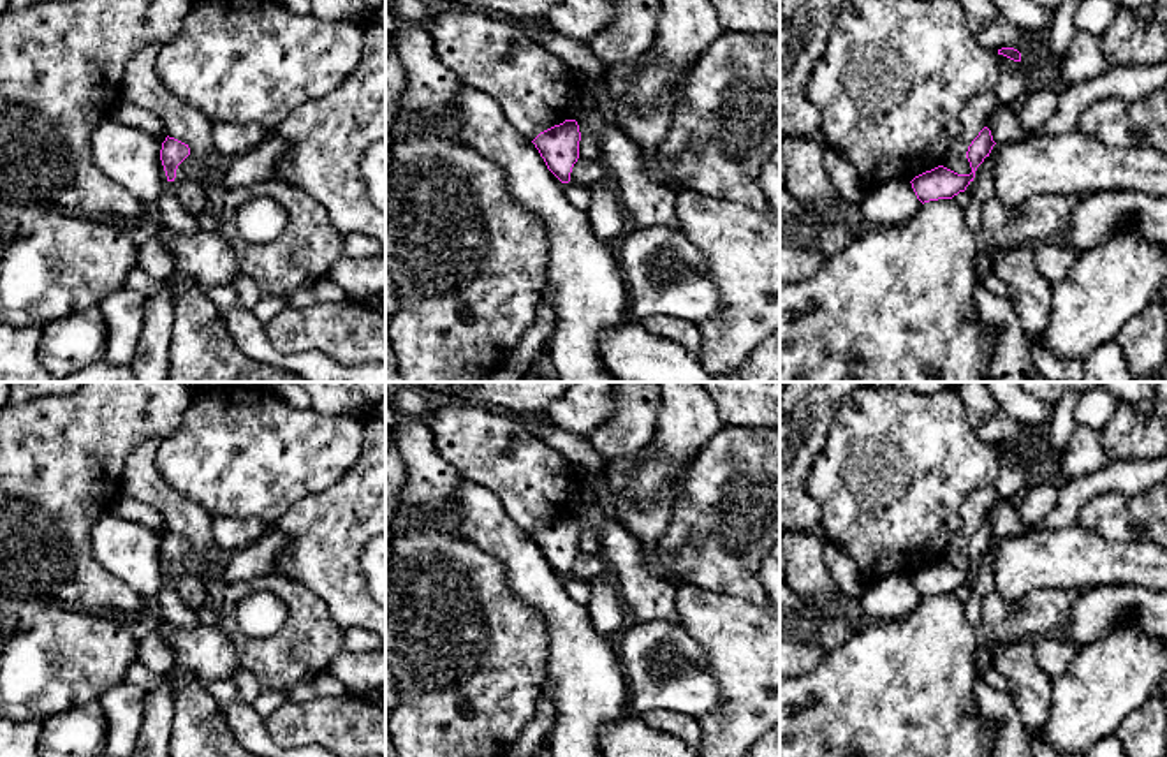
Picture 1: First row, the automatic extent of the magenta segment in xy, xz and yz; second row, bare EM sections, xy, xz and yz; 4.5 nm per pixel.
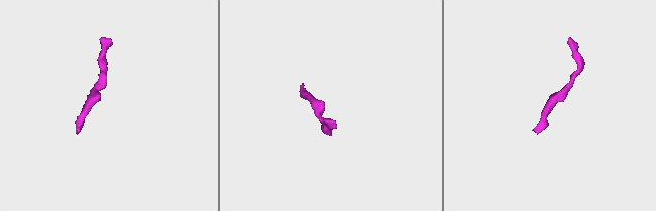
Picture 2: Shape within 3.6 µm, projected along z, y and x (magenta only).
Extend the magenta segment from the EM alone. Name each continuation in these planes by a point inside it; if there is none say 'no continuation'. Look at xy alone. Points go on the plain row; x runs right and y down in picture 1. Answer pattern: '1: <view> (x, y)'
no continuation

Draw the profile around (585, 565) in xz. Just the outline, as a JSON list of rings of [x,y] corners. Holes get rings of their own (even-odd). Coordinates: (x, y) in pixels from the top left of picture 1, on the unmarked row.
[[[579,551],[572,562],[570,577],[591,583],[593,579],[606,574],[607,570],[609,569],[604,555],[590,555]]]

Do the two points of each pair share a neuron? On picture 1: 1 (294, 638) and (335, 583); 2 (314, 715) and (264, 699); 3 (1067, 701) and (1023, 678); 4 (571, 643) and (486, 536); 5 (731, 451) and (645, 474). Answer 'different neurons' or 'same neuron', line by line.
1: different neurons
2: different neurons
3: different neurons
4: same neuron
5: different neurons

